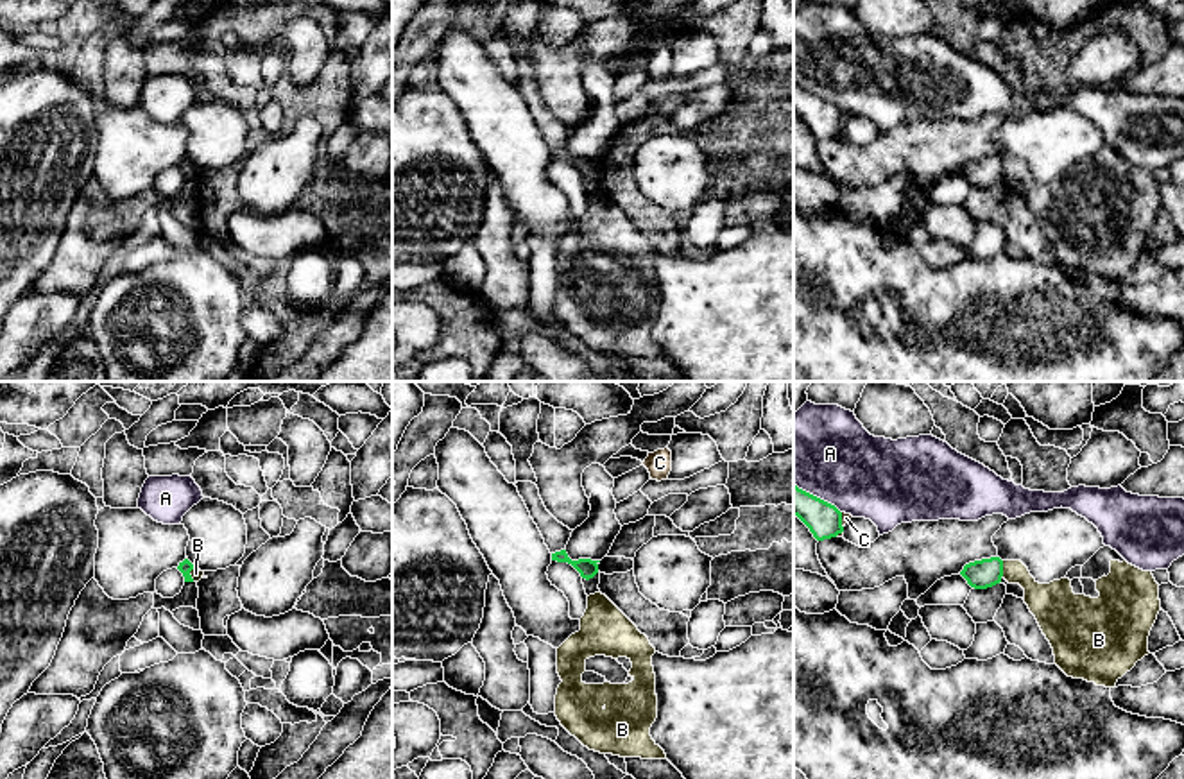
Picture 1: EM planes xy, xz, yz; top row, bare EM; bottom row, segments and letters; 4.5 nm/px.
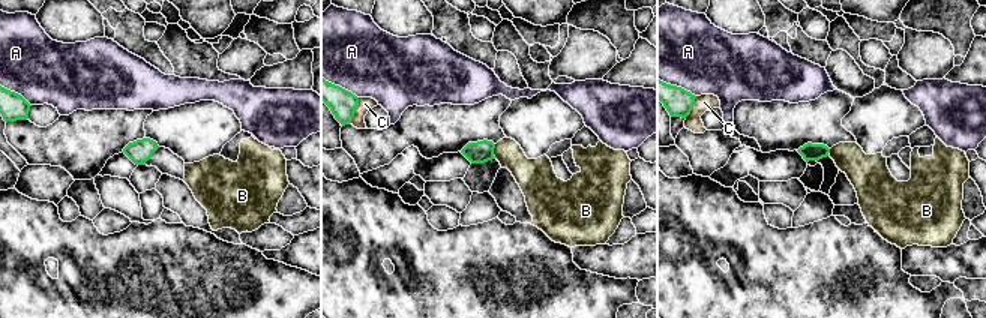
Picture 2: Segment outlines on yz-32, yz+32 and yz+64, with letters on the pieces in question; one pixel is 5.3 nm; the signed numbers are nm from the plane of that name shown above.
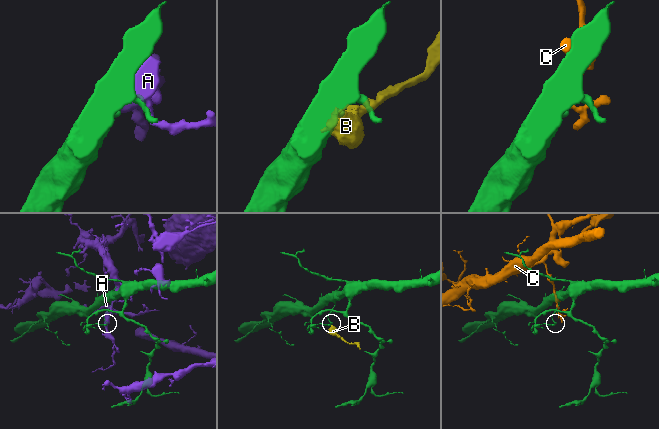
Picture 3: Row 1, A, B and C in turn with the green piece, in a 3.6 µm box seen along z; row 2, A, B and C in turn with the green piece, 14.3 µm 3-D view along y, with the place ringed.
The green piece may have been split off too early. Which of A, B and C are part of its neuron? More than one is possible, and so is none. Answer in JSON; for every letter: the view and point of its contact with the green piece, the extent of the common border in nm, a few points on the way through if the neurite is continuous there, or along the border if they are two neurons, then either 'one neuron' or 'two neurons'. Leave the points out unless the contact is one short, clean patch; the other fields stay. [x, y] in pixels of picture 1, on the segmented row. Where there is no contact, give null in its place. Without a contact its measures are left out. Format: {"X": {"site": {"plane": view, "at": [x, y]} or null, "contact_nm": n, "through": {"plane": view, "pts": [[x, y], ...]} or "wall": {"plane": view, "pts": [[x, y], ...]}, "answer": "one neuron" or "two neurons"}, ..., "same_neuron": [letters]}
{"A": {"site": {"plane": "yz", "at": [815, 496]}, "contact_nm": 260, "answer": "two neurons"}, "B": {"site": {"plane": "yz", "at": [1002, 568]}, "contact_nm": 70, "wall": {"plane": "yz", "pts": [[1002, 561], [1003, 575]]}, "answer": "two neurons"}, "C": {"site": {"plane": "yz", "at": [840, 520]}, "contact_nm": 70, "answer": "two neurons"}, "same_neuron": []}

